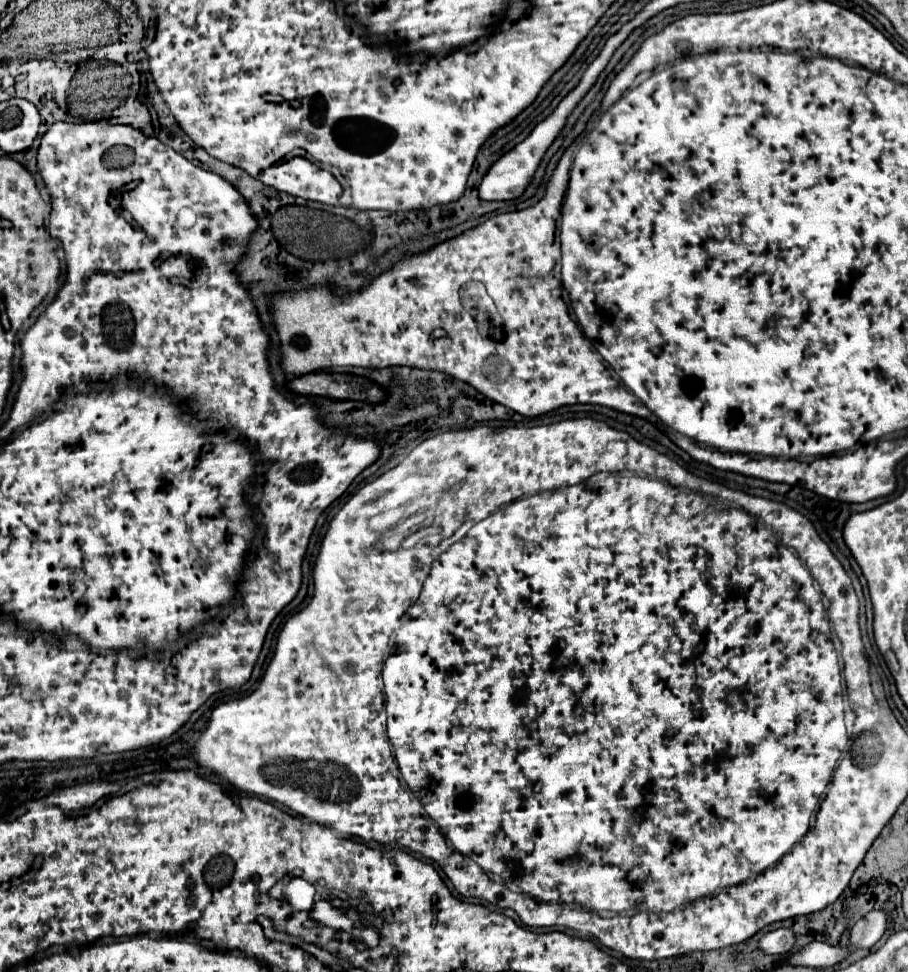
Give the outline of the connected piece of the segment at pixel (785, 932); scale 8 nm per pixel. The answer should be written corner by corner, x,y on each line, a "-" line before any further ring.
788,928
772,930
772,932
764,934
758,942
758,948
764,954
784,954
784,952
790,952
792,946
794,946
794,934

